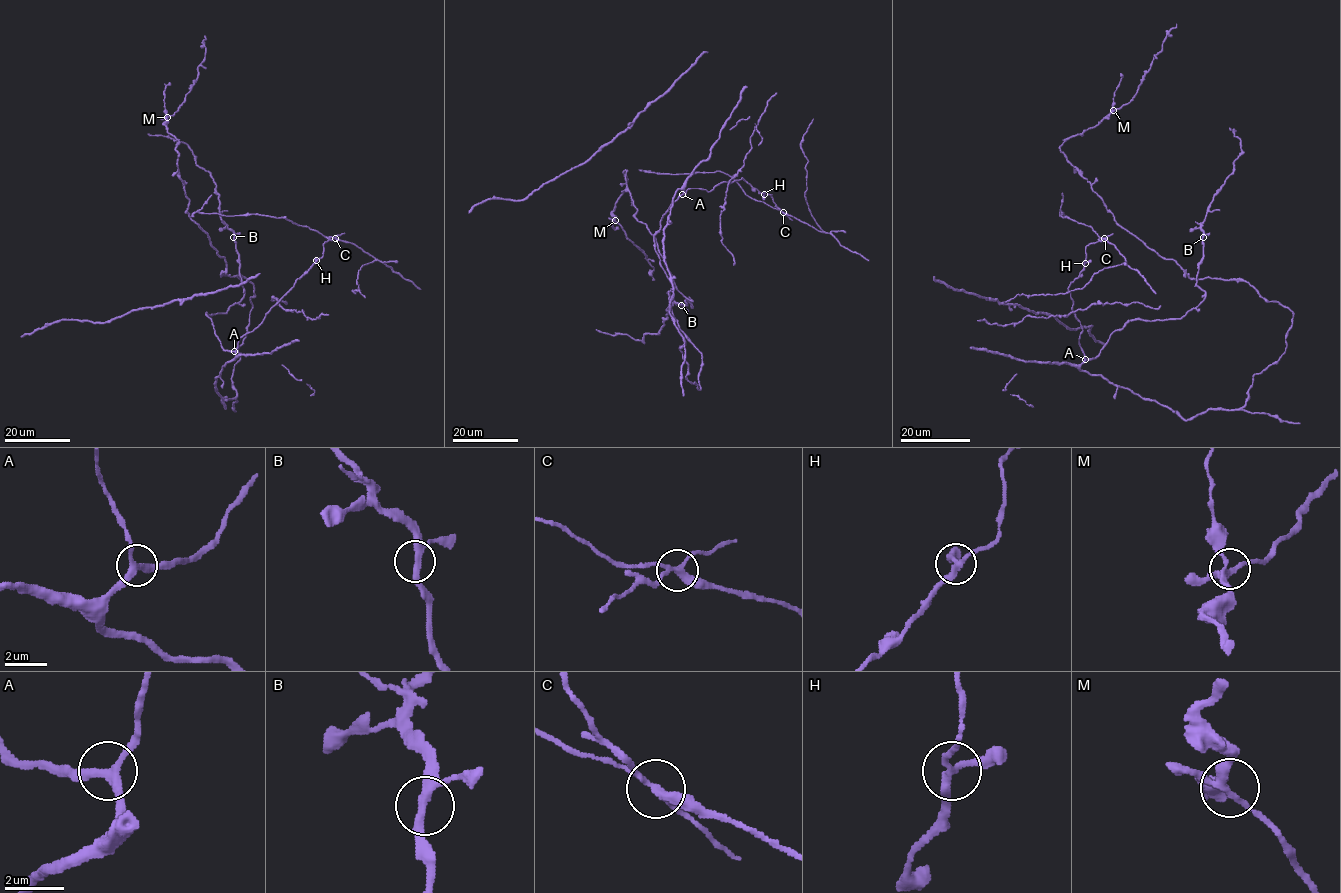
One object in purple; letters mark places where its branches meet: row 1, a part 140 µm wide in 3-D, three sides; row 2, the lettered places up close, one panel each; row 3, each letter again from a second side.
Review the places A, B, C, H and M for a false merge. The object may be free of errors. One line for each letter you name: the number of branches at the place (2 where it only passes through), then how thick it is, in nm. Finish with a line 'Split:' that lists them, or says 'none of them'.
C: 4 branches meet; 240 nm thick
Split: C

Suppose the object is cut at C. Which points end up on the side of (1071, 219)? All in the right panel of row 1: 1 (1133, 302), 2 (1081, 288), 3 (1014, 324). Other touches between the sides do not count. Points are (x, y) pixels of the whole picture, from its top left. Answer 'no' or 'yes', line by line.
1: yes
2: yes
3: yes

